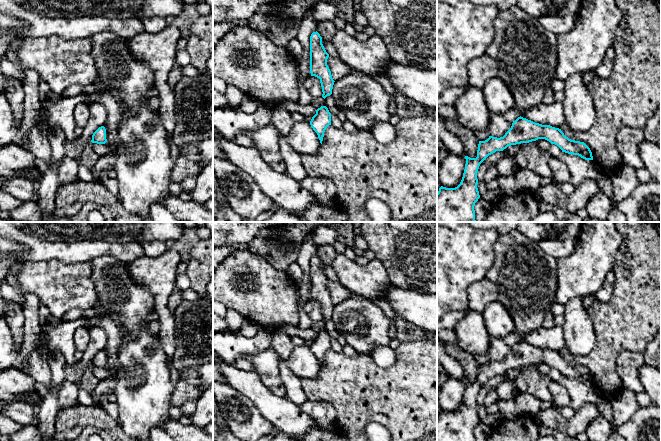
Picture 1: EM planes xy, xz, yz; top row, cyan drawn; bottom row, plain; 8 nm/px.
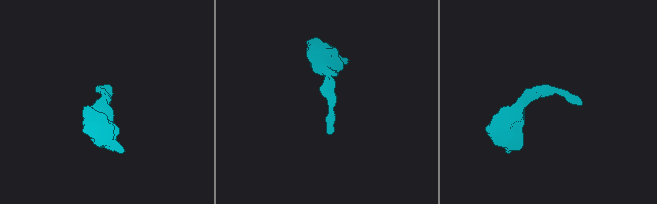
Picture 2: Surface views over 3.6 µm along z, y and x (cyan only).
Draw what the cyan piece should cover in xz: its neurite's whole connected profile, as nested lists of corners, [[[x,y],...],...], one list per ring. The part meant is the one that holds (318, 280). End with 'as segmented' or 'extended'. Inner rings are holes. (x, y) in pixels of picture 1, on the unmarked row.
[[[316,255],[310,260],[310,297],[320,303],[322,311],[322,321],[325,323],[332,318],[334,304],[327,289],[329,278],[326,276],[322,261]]] | as segmented

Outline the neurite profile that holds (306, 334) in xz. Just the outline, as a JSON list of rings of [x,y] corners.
[[[285,325],[278,328],[279,331],[288,335],[289,337],[298,336],[302,338],[305,342],[312,342],[316,338],[316,333],[312,328],[300,329],[298,326]]]

